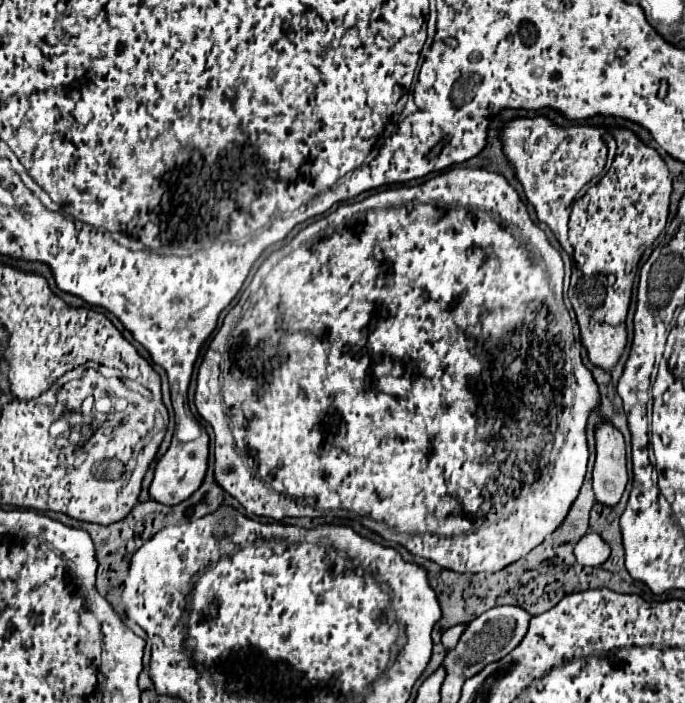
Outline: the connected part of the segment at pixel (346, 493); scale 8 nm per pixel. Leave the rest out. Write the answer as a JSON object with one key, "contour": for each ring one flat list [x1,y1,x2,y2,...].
{"contour":[[450,169,416,187,386,189,364,201,340,205,264,259,238,301,240,317,236,321,230,319,230,327,226,321,226,327,216,333,204,353,194,405,216,435,216,483,238,499,248,513,274,521,308,516,298,512,294,499,312,501,314,495,320,509,354,511,364,527,372,527,372,531,374,527,382,527,390,541,396,535,394,541,412,555,434,561,454,573,496,573,522,559,556,531,566,519,574,497,578,497,590,457,586,423,590,413,600,405,598,385,590,369,582,363,580,349,574,343,572,319,564,304,563,280,560,253,550,245,546,233,532,223,516,189,498,173,486,169]]}

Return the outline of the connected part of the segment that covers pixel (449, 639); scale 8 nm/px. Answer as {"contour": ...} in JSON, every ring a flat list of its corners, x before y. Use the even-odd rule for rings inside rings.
{"contour":[[454,625,454,627,450,627,448,631,444,631,444,635,441,637,442,645,444,645,446,649,452,649,452,647,458,643,464,627,466,627,466,625]]}

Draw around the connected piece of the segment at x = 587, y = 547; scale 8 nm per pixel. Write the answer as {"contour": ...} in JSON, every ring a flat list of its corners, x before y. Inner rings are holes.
{"contour":[[590,531,578,541,574,555,576,555,578,563,584,567,600,567,610,557,610,545,606,541,602,541,602,537,598,533]]}

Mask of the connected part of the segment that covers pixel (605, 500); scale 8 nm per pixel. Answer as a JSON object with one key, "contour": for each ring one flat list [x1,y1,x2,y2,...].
{"contour":[[602,423,596,431,596,465,592,477,596,501,604,507,614,507,622,499,626,483,624,437,612,427,612,423]]}

